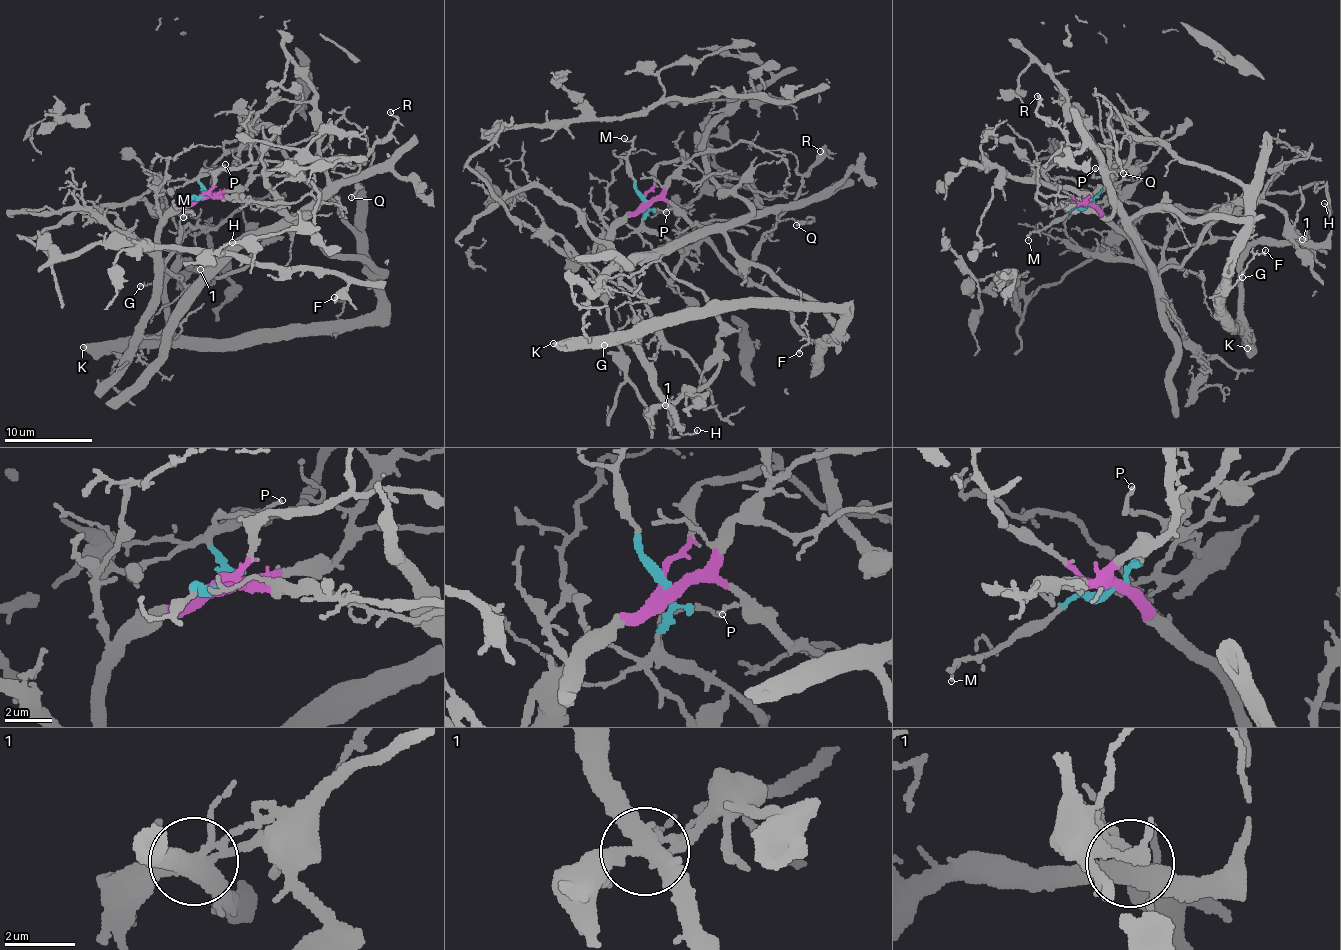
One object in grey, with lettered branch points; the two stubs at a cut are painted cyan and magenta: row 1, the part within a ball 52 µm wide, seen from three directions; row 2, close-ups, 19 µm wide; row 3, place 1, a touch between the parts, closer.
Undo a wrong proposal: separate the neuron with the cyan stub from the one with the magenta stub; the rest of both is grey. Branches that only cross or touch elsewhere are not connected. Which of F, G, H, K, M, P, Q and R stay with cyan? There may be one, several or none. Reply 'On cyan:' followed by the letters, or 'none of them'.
On cyan: F, G, H, K, M, P, Q, R

